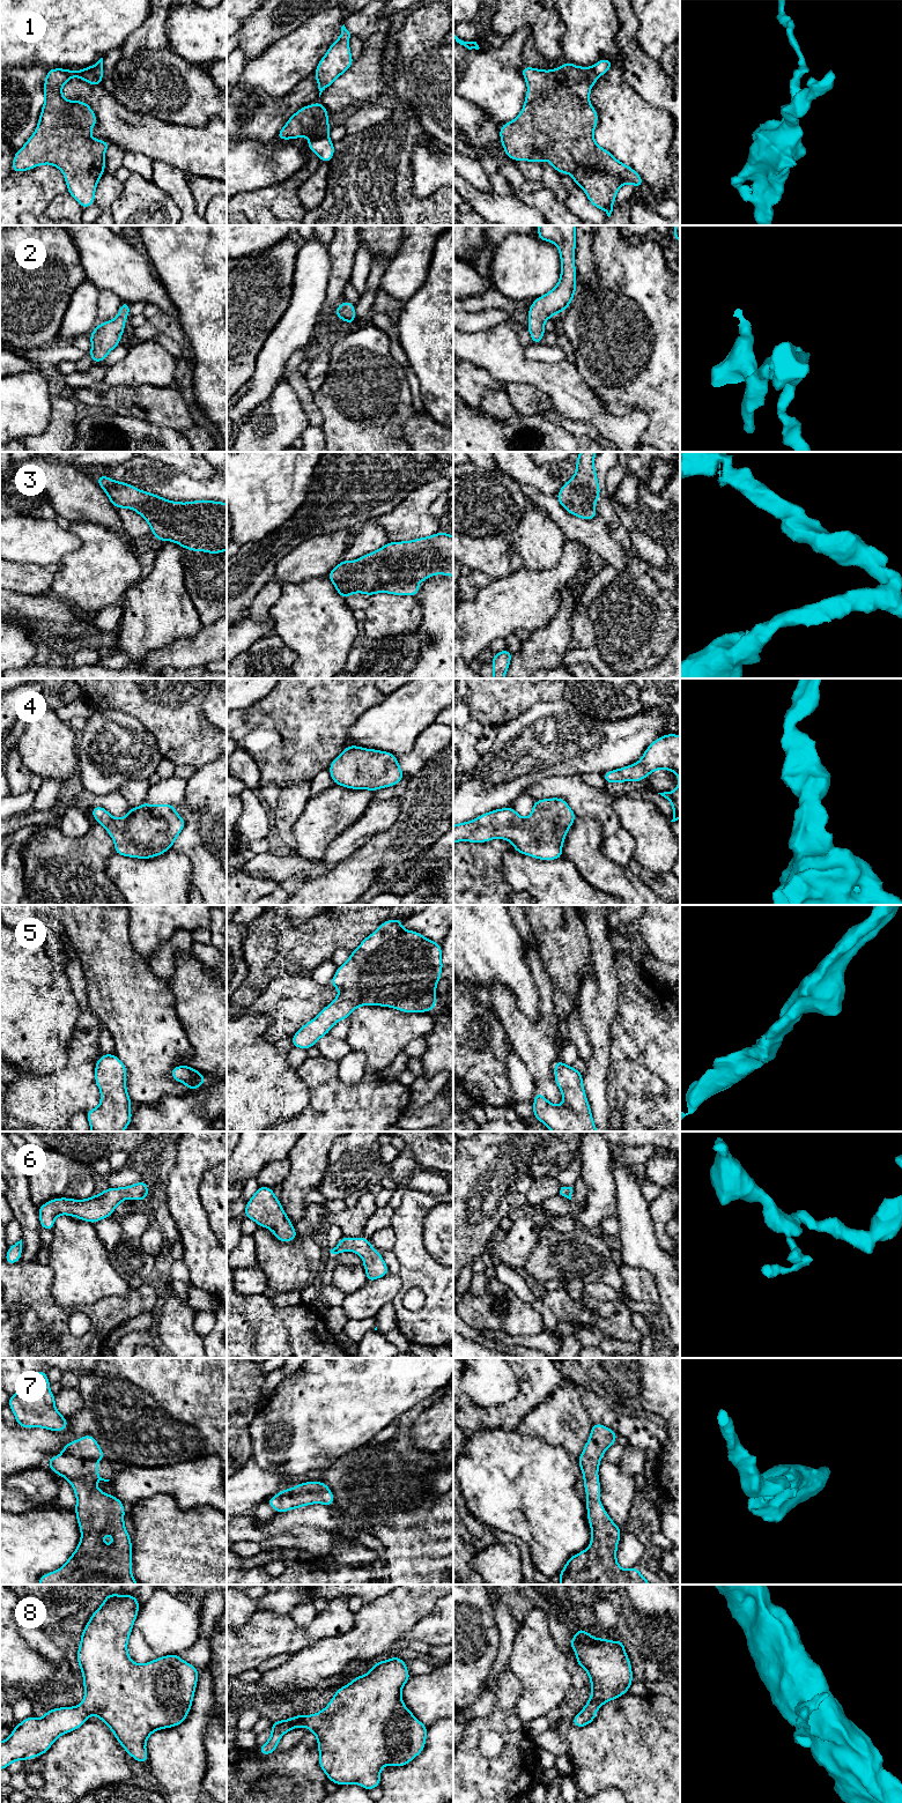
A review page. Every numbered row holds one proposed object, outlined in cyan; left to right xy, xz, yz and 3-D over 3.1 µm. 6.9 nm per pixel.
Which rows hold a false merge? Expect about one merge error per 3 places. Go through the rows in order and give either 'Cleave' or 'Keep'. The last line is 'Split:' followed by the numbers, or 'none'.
1: Cleave
2: Keep
3: Keep
4: Keep
5: Keep
6: Keep
7: Keep
8: Keep
Split: 1

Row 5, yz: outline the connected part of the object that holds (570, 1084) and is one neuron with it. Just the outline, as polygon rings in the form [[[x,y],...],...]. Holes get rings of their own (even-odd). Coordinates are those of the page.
[[[560,1059],[554,1064],[555,1083],[563,1096],[563,1105],[550,1104],[535,1092],[533,1115],[552,1131],[598,1131],[583,1085],[583,1074]]]

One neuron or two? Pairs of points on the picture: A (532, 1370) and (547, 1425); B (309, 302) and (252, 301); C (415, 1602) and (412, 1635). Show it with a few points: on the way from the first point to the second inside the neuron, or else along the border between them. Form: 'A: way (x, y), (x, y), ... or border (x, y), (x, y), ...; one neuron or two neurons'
A: border (562, 1385), (544, 1399), (522, 1421); two neurons
B: border (294, 275), (293, 295), (289, 305), (274, 325); two neurons
C: border (433, 1609), (392, 1645); two neurons

